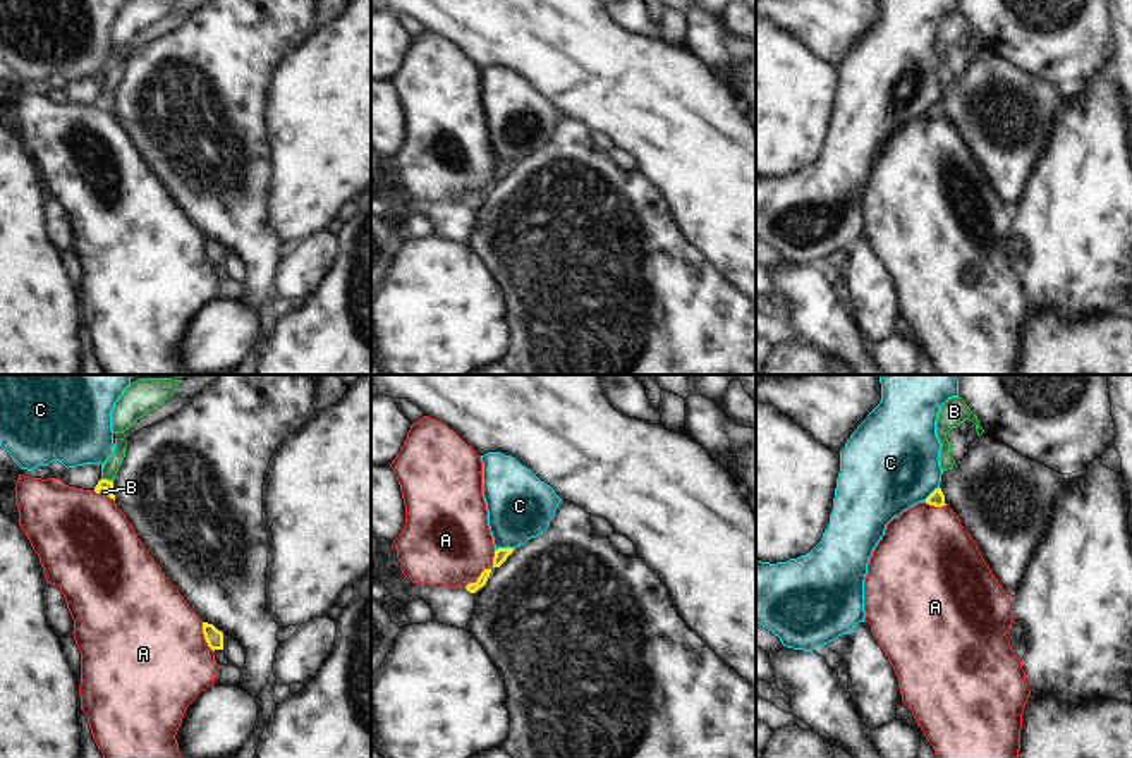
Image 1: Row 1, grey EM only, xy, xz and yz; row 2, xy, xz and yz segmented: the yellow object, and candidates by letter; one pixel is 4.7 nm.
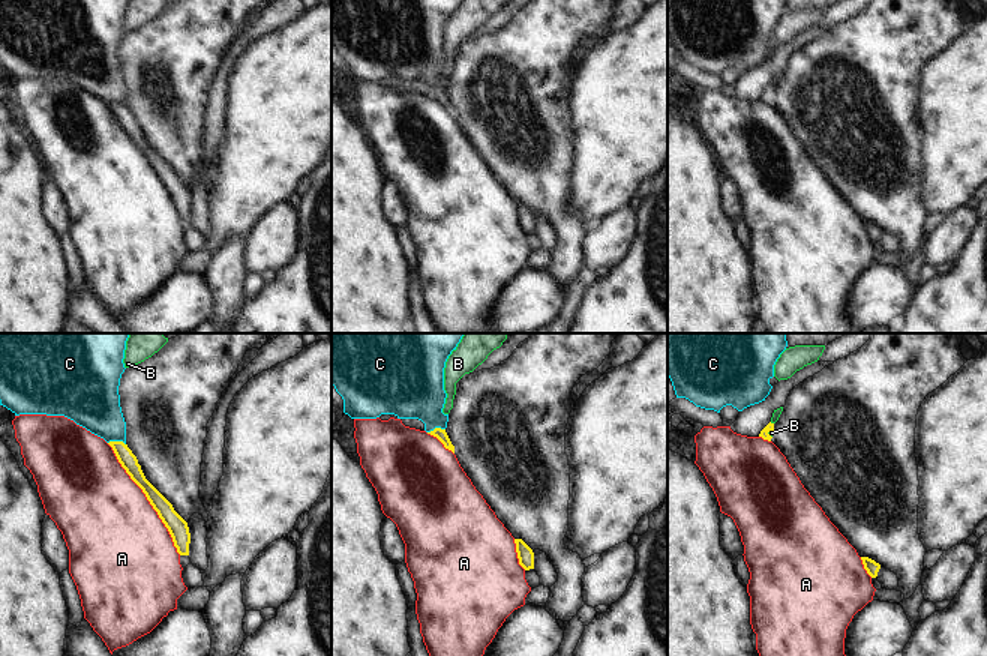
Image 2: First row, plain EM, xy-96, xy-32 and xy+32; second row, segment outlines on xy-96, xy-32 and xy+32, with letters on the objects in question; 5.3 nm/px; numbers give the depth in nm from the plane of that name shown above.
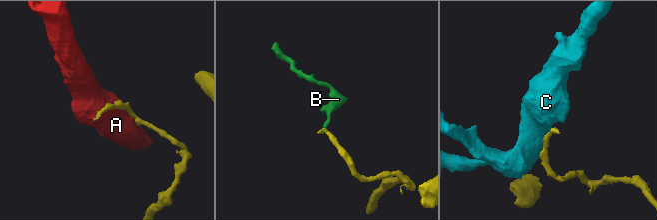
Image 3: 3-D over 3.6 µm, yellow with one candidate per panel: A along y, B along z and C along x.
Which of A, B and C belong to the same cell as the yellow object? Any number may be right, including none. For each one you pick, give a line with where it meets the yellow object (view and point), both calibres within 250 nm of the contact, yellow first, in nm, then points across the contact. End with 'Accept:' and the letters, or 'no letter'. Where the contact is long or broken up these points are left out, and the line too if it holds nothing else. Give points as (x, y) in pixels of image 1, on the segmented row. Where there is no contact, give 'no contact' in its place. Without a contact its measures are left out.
B: xy (107, 480) | 50/70 nm | across xy (107, 485), (107, 480), (112, 464)
Accept: B

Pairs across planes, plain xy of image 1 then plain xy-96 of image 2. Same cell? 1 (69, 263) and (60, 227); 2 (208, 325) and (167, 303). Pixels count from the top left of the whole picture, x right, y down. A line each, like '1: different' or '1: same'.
1: different
2: same

